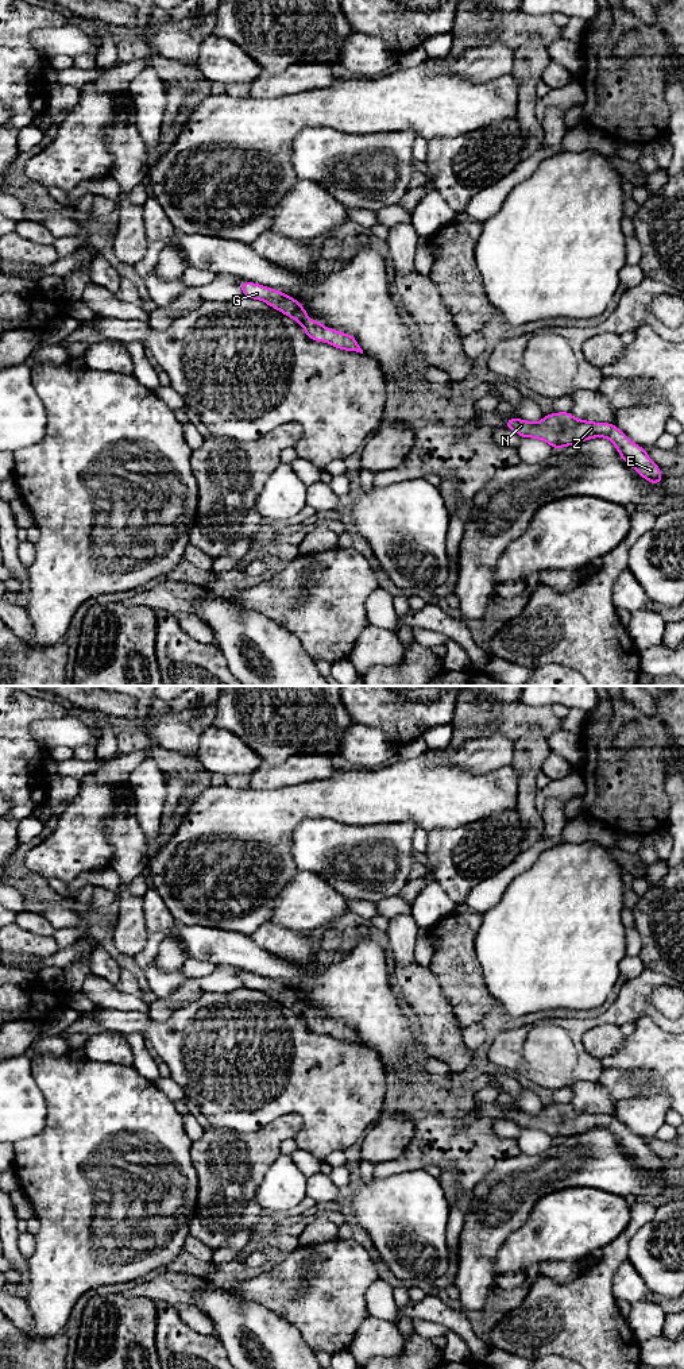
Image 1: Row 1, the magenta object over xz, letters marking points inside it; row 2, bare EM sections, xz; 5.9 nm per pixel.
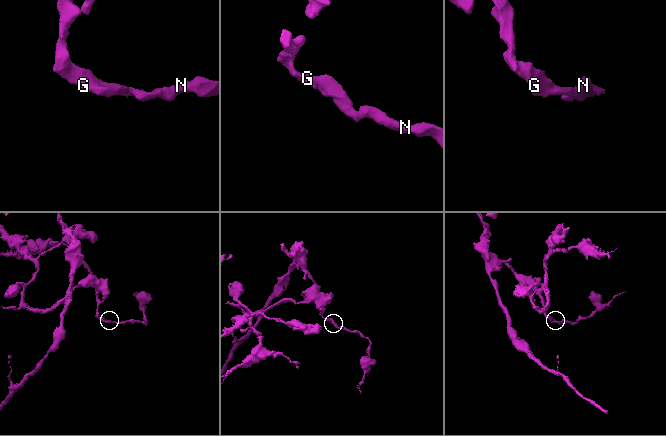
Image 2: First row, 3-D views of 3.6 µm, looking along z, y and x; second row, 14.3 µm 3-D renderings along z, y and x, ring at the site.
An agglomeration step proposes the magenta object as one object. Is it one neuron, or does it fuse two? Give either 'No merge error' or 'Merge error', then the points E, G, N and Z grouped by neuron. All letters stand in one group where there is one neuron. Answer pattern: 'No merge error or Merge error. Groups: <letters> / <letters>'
No merge error. Groups: E G N Z

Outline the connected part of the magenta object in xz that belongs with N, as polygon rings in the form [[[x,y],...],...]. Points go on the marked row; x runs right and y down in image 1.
[[[560,412],[544,416],[540,423],[507,419],[505,427],[517,432],[522,439],[536,437],[544,440],[554,450],[592,437],[607,437],[621,454],[622,460],[631,466],[641,477],[652,485],[662,482],[661,468],[649,459],[648,450],[635,446],[614,424],[579,420],[571,412]]]

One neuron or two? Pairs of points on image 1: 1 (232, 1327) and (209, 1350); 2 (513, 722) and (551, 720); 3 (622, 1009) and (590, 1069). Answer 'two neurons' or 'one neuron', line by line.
1: two neurons
2: one neuron
3: one neuron

